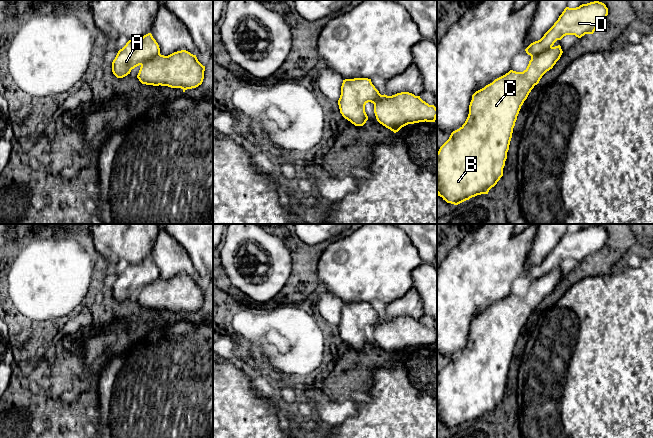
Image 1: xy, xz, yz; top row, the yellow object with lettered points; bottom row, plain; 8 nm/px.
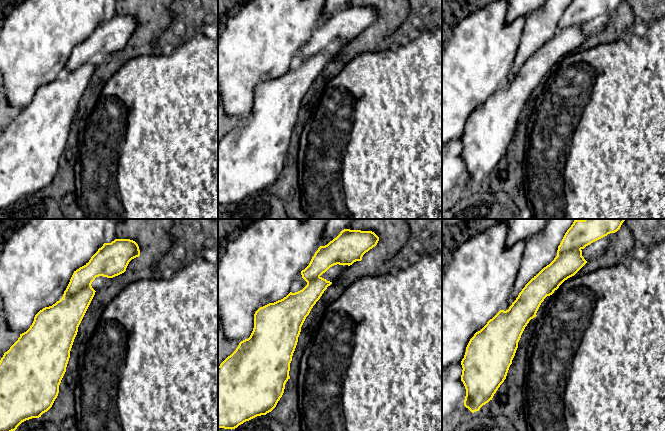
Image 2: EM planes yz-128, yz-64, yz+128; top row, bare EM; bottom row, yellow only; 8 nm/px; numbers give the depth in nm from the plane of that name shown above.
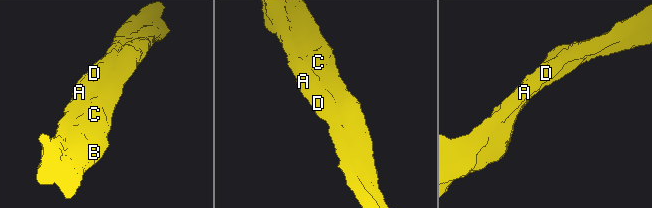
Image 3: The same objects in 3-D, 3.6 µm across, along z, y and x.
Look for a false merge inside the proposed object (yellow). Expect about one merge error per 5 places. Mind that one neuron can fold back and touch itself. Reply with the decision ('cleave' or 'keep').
keep

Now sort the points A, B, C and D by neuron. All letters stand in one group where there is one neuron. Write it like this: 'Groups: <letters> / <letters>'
Groups: A B C D

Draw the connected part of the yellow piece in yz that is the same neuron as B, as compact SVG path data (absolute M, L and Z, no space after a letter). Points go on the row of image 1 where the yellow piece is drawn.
M599 1L576 8L566 7L544 36L525 49L531 60L523 72L510 70L472 95L465 123L451 133L437 152L438 196L447 203L458 205L477 195L488 194L503 176L513 128L521 106L534 86L553 68L563 53L561 46L554 47L554 43L566 35L581 38L585 34L593 34L607 15L608 8Z

